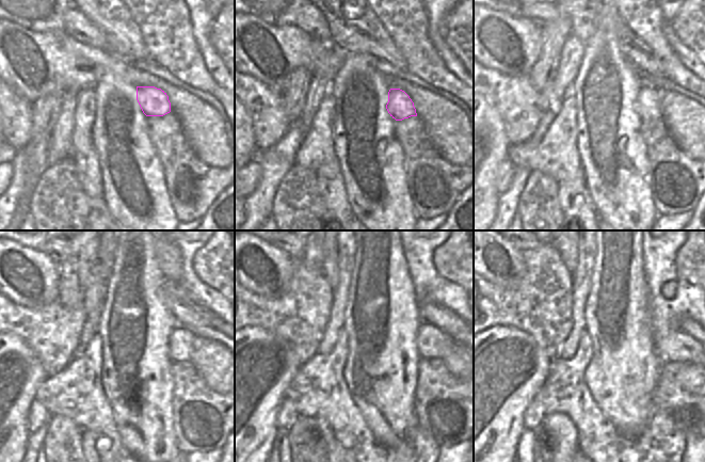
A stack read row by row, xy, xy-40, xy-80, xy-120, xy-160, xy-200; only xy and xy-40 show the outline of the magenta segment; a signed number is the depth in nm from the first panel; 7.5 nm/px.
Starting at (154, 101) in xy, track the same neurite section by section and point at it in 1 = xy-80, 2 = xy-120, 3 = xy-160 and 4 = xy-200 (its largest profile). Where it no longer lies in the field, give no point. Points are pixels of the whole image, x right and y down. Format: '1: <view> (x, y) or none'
1: xy-80 (649, 100)
2: xy-120 (181, 339)
3: xy-160 (432, 343)
4: xy-200 (677, 346)

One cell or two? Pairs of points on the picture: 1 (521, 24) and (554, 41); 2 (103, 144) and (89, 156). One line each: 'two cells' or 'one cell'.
1: two cells
2: two cells

